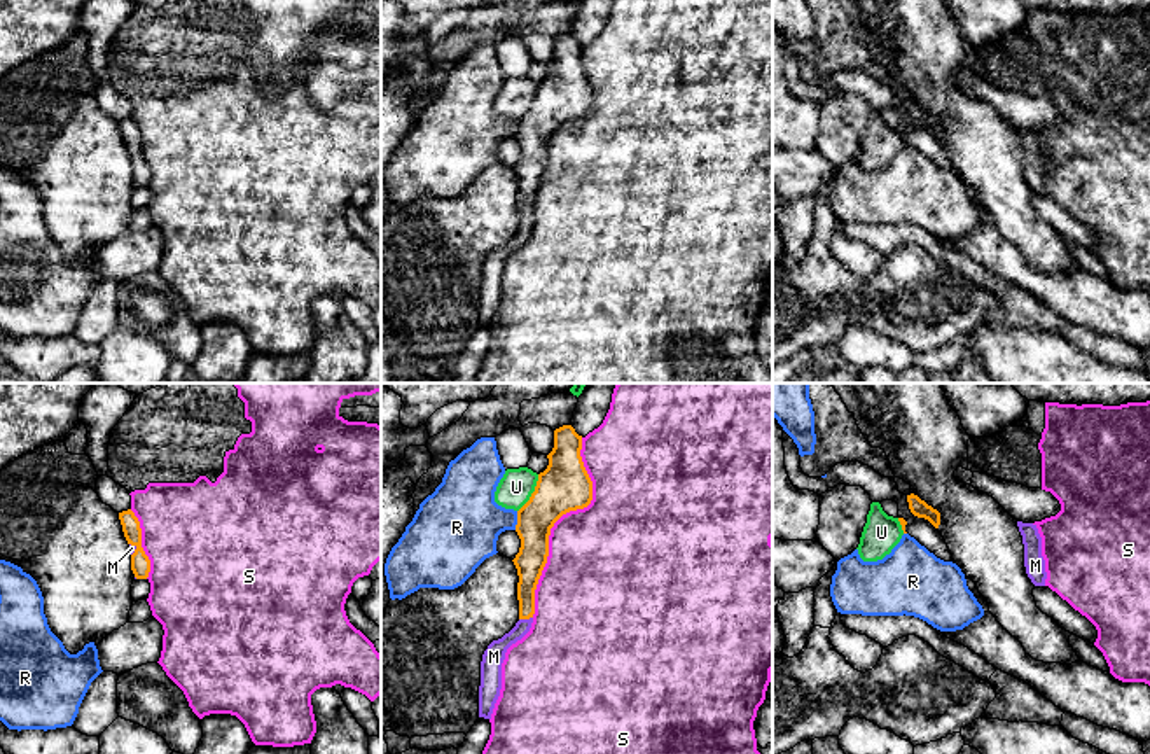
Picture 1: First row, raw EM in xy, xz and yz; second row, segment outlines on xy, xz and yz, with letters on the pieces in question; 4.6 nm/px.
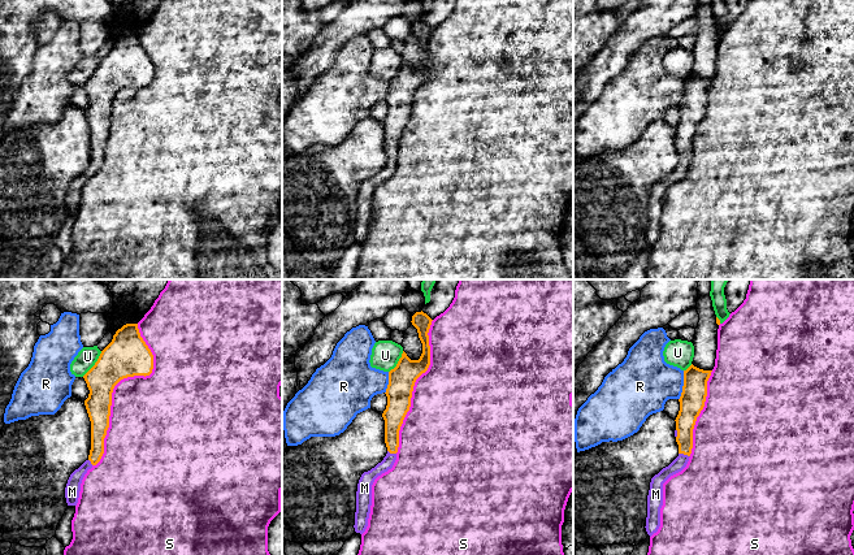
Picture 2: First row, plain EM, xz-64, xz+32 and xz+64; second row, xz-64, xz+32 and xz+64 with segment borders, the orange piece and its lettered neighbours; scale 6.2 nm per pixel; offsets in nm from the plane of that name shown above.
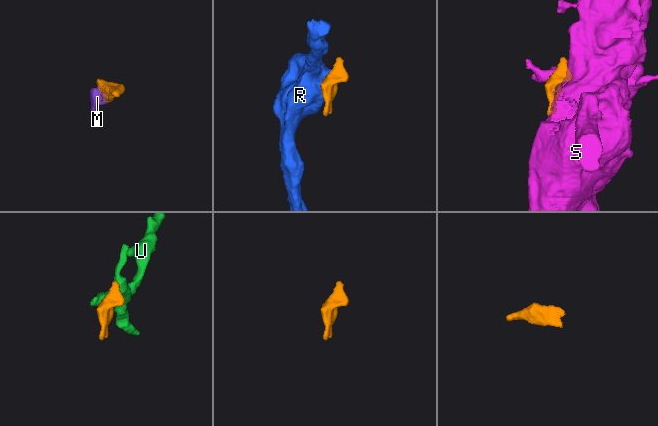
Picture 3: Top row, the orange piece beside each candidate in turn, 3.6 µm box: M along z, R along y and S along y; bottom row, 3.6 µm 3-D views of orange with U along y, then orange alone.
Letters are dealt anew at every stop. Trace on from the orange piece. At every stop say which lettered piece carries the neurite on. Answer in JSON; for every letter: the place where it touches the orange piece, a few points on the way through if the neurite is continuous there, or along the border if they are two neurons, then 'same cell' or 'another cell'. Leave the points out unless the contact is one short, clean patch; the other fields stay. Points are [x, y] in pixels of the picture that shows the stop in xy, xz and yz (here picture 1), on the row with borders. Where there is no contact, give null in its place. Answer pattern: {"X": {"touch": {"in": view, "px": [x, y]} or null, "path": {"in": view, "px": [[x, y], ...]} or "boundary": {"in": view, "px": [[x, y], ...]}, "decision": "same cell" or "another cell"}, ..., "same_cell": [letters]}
{"M": {"touch": {"in": "xz", "px": [525, 618]}, "path": {"in": "xz", "px": [[530, 564], [525, 618], [493, 656]]}, "decision": "same cell"}, "R": {"touch": {"in": "xz", "px": [518, 520]}, "boundary": {"in": "xz", "px": [[518, 511], [514, 529]]}, "decision": "another cell"}, "S": {"touch": {"in": "xz", "px": [558, 518]}, "decision": "another cell"}, "U": {"touch": {"in": "xz", "px": [532, 494]}, "boundary": {"in": "xz", "px": [[539, 474], [535, 490], [518, 511]]}, "decision": "another cell"}, "same_cell": ["M"]}

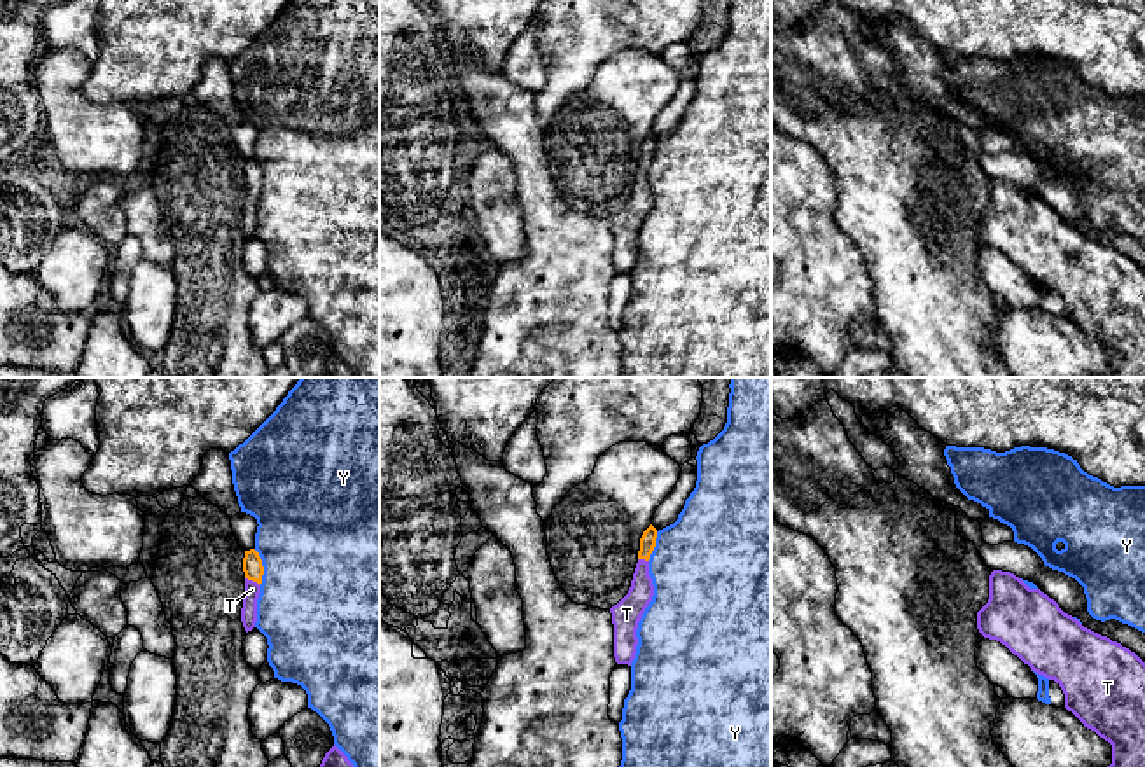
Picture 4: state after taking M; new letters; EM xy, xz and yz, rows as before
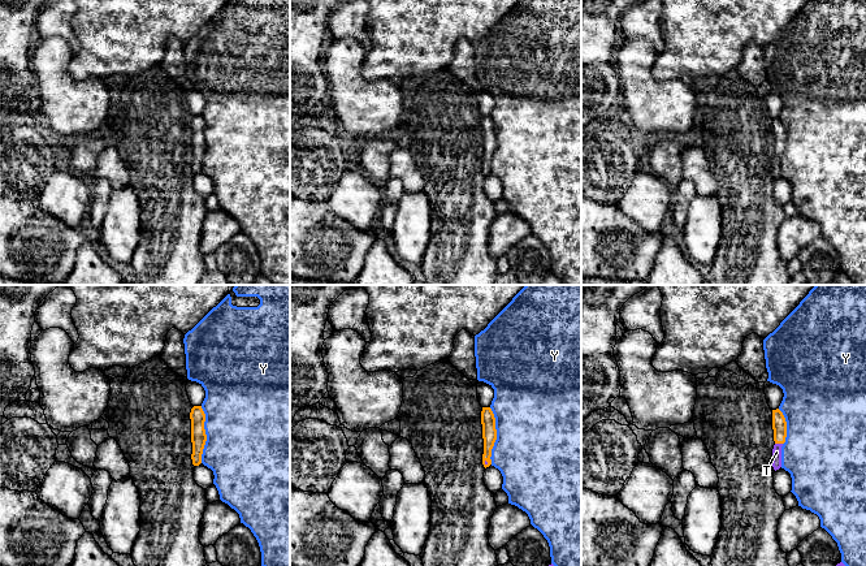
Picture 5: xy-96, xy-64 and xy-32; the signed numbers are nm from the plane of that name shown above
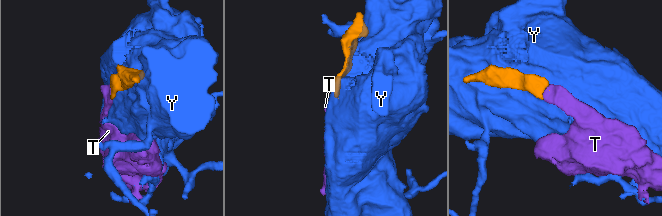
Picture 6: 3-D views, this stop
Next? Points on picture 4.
{"T": {"touch": {"in": "xy", "px": [252, 579]}, "path": {"in": "xy", "px": [[252, 565], [252, 579], [252, 589]]}, "decision": "same cell"}, "Y": {"touch": {"in": "xy", "px": [263, 567]}, "decision": "another cell"}, "same_cell": ["T"]}

